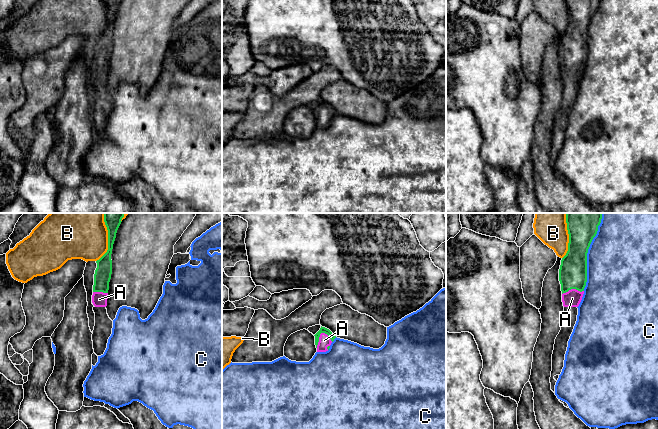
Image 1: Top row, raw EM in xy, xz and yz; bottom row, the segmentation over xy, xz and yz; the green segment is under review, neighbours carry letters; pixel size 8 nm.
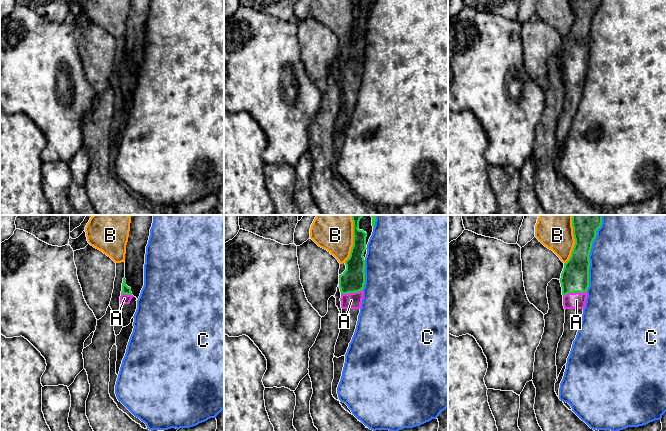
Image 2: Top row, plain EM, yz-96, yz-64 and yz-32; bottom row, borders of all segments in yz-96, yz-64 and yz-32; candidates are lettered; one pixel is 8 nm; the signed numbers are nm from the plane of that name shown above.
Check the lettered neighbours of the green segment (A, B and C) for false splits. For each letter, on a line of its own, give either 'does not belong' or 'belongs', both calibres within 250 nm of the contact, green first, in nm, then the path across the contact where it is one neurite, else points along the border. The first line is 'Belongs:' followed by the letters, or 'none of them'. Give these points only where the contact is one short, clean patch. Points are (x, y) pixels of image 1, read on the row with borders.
Belongs: A
A: belongs | 50/100 nm | across xz (322, 330), (318, 338), (324, 340)
B: does not belong | 160/440 nm
C: does not belong | 260/500 nm

